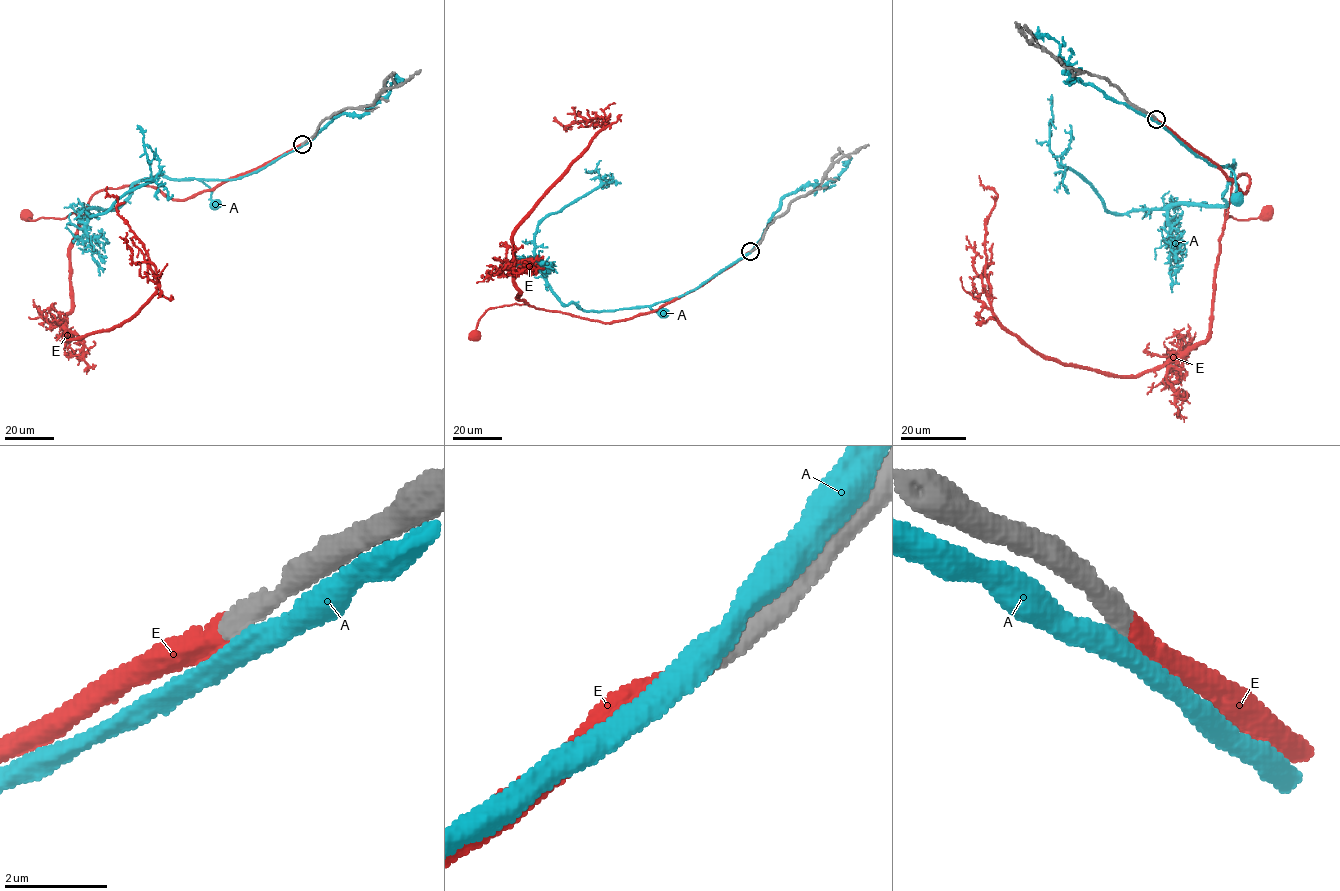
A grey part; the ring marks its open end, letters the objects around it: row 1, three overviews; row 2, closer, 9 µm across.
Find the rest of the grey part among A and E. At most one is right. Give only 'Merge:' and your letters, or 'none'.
Merge: E

